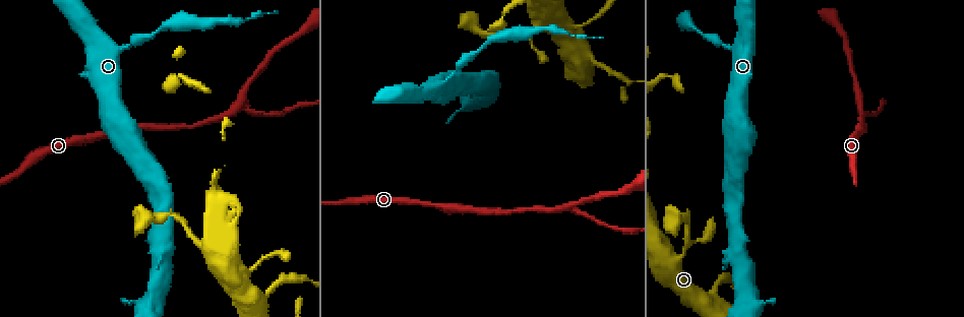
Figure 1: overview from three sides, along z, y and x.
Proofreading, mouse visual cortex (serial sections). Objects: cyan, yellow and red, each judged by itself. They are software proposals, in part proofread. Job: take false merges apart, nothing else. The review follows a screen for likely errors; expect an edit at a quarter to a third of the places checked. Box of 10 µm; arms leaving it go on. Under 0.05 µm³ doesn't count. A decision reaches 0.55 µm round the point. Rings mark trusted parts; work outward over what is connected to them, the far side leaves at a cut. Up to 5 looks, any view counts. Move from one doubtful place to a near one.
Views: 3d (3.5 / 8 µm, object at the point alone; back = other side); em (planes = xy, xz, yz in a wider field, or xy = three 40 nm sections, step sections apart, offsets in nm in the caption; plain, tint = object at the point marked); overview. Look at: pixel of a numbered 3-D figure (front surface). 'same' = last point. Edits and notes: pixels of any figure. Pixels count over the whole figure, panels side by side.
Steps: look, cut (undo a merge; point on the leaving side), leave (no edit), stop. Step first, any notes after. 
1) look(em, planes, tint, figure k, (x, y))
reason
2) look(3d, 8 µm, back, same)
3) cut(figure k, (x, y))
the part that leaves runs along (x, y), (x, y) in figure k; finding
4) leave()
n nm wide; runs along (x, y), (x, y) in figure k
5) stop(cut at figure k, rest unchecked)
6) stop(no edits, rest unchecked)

look(3d, 3.5 µm, figure 1, (130, 46))
a narrow waist

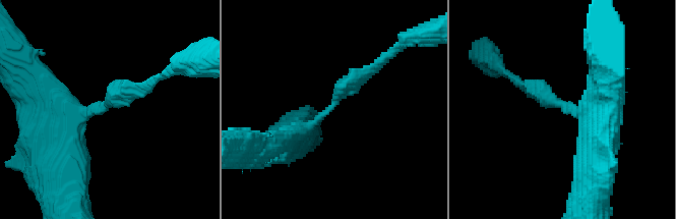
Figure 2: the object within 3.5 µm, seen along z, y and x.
look(em, xy, step 3, tint, figure 2, (332, 107))
arms of 200, 400 nm; now the EM

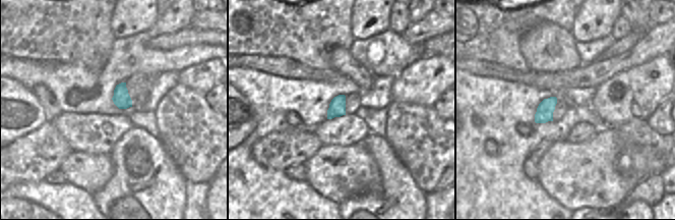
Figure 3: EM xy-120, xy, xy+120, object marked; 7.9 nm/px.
leave()
continuous, no second cell

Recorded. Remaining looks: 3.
look(em, planes, tint, figure 1, (231, 111))
three arms meet

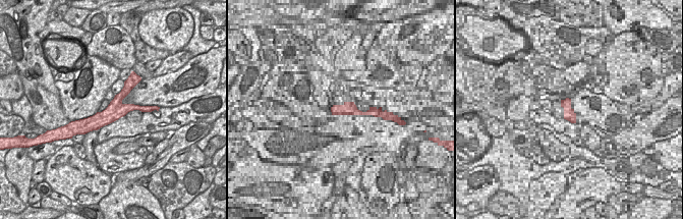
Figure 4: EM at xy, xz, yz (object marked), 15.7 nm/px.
look(3d, 3.5 µm, same)

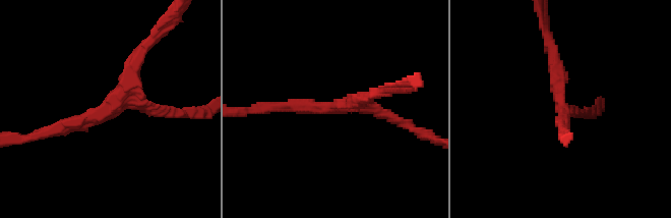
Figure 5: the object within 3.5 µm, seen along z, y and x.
leave()
300 nm wide; runs along (146, 108), (116, 109), (83, 122) in figure 4; all the same cell

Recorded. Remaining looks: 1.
stop(no edits, rest unchecked)

